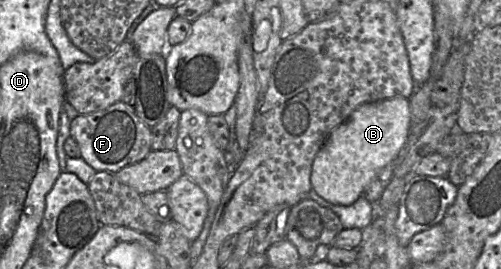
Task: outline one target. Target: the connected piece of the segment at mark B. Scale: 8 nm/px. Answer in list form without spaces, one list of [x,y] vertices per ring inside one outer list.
[[[393,97],[358,106],[329,134],[315,156],[310,177],[312,189],[332,204],[353,204],[380,171],[398,156],[407,141],[410,125],[407,98]]]

